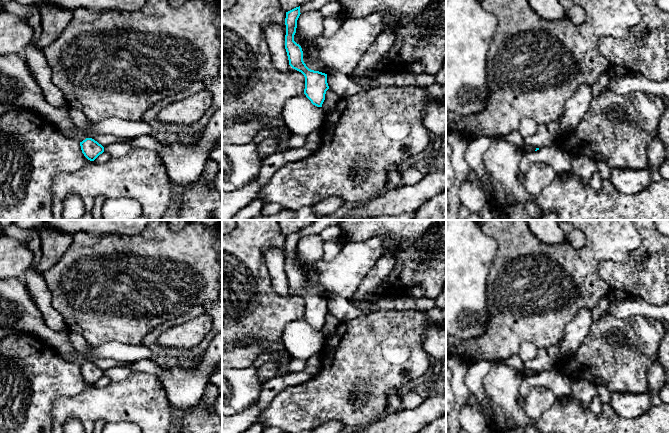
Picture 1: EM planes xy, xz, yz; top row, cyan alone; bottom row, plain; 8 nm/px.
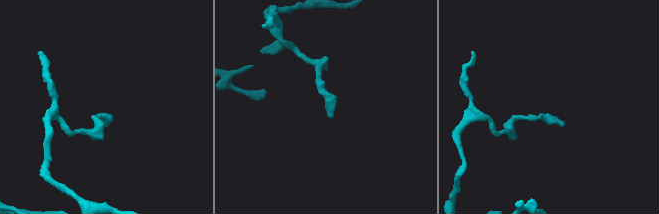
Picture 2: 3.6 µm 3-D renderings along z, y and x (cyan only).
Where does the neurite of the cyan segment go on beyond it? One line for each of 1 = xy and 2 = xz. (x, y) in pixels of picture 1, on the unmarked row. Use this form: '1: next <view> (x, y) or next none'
1: next none
2: next none

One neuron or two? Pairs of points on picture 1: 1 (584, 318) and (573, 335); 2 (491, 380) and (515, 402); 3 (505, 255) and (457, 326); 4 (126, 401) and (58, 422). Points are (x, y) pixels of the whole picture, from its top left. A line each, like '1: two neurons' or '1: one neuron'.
1: one neuron
2: one neuron
3: two neurons
4: one neuron

